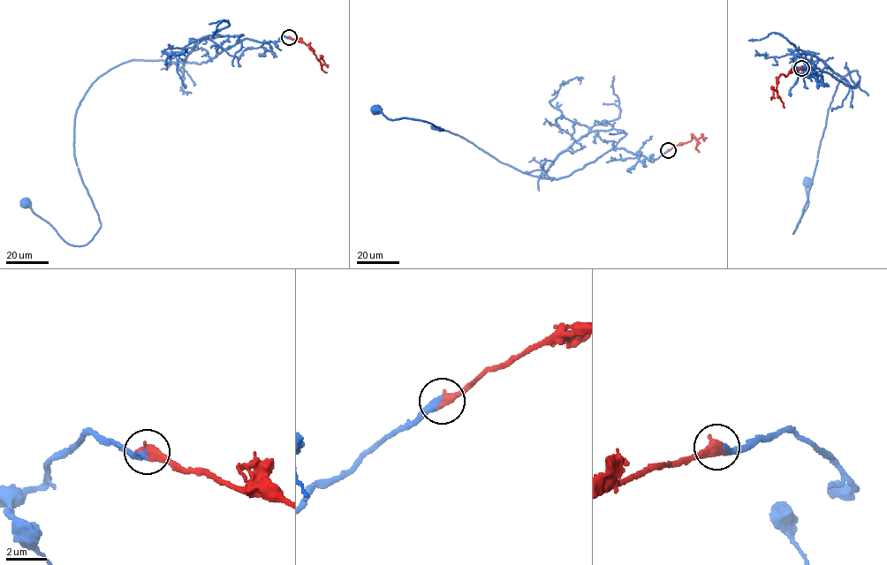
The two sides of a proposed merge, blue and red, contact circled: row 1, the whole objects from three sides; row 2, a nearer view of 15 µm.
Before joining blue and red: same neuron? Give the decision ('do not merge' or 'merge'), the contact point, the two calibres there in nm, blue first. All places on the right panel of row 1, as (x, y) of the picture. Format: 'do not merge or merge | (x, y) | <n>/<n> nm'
merge | (801, 68) | 440/550 nm

